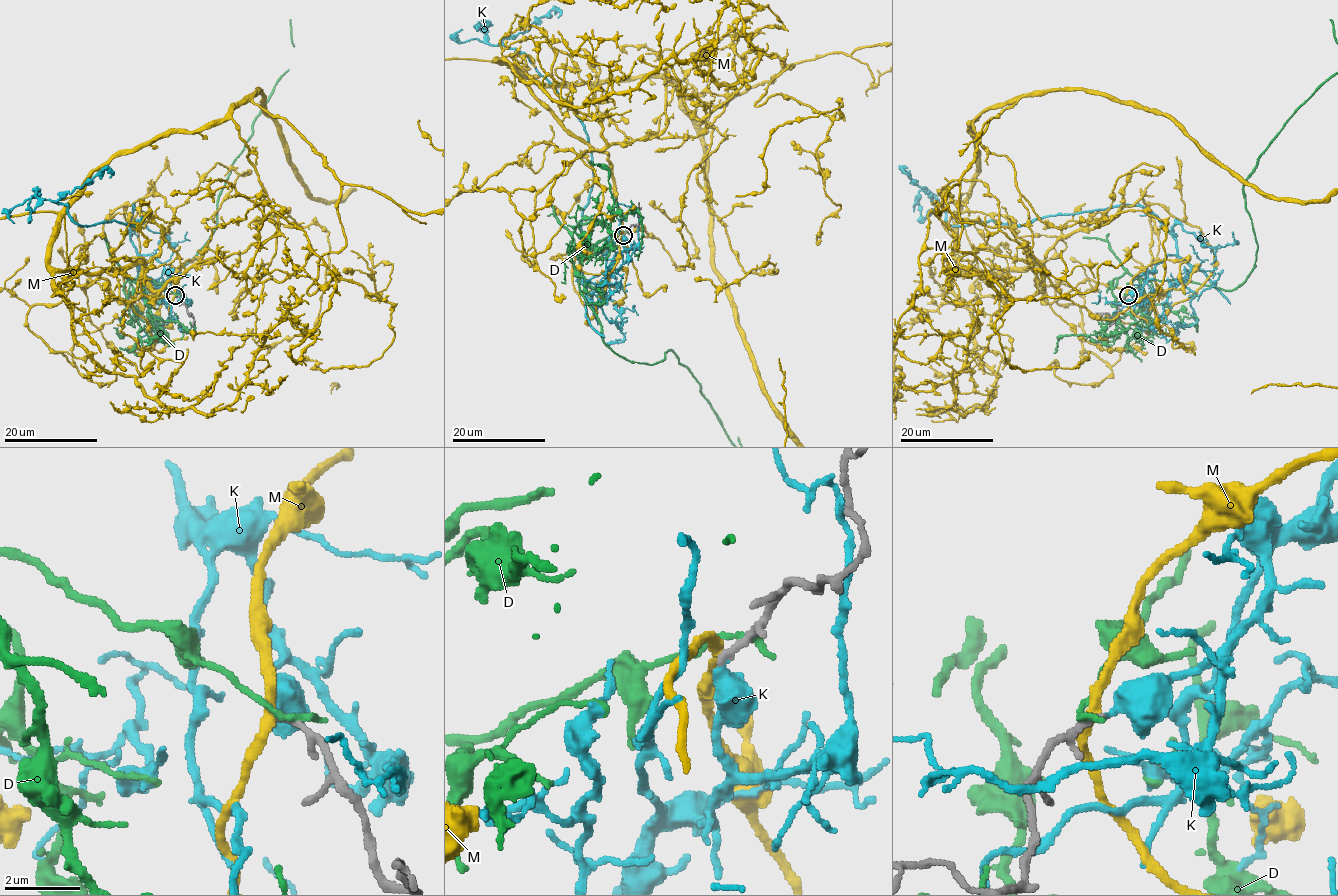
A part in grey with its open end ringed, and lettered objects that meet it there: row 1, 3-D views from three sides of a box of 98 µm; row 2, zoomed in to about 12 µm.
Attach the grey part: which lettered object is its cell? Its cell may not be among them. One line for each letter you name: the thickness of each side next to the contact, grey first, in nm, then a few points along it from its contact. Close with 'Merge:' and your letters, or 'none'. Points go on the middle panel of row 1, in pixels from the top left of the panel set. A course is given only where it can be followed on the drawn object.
K: Thickness 200 nm (grey) against 400 nm. Its course: (624, 235), (621, 254), (579, 281), (593, 183), (584, 125), (503, 42), (552, 9), (558, 17)
Merge: K

